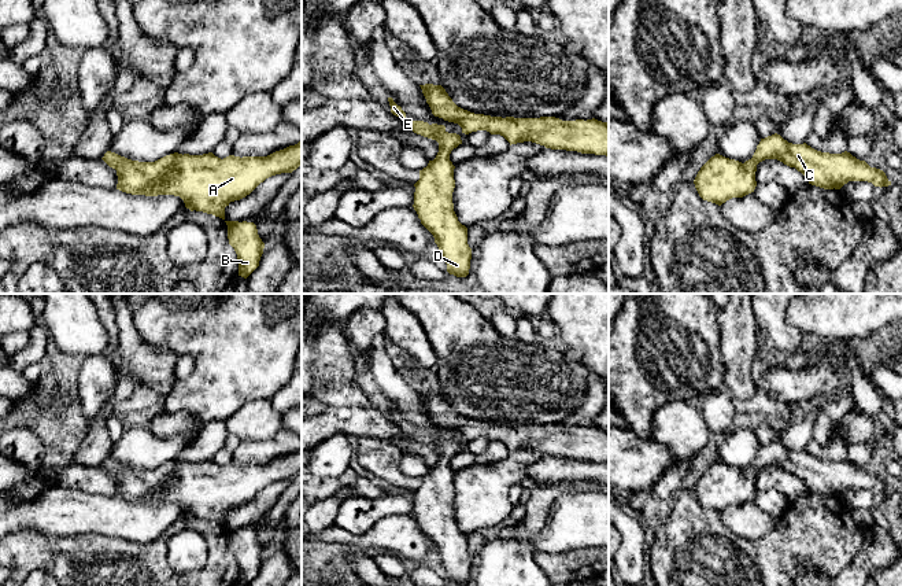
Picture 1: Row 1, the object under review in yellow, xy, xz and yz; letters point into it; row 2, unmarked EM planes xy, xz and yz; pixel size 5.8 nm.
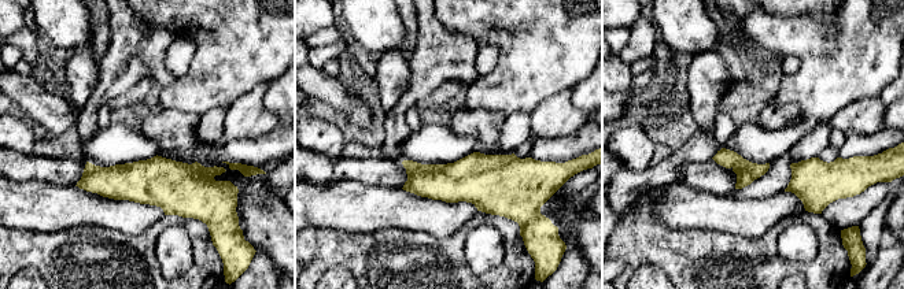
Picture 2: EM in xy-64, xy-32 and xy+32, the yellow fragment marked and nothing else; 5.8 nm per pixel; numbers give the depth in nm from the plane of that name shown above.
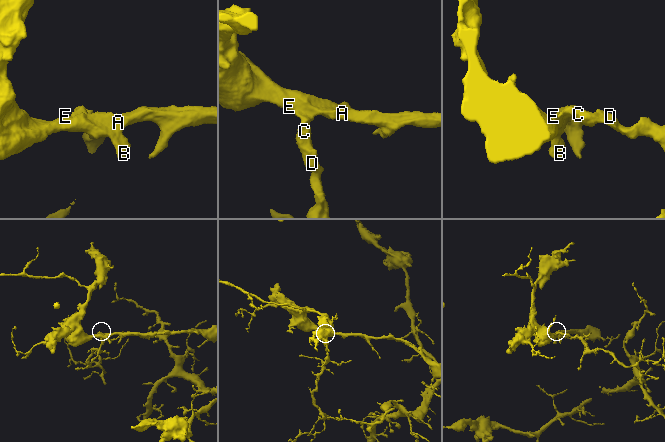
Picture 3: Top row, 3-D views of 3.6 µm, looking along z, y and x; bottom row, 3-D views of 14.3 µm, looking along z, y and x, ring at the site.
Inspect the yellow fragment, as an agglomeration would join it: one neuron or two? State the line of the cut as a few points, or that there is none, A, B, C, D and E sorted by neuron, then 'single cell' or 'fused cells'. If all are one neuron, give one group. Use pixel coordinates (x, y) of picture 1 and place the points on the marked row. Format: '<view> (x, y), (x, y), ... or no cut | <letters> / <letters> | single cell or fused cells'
no cut | A B C D E | single cell

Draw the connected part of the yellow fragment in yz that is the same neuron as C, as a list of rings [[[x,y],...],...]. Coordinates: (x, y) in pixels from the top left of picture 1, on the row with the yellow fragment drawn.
[[[775,133],[761,139],[751,159],[744,163],[720,154],[711,156],[698,172],[694,184],[703,200],[721,206],[732,198],[743,198],[757,187],[757,165],[777,159],[801,172],[809,184],[824,189],[840,189],[849,181],[868,181],[888,187],[891,181],[880,169],[870,167],[850,152],[821,152],[806,143],[792,144]]]

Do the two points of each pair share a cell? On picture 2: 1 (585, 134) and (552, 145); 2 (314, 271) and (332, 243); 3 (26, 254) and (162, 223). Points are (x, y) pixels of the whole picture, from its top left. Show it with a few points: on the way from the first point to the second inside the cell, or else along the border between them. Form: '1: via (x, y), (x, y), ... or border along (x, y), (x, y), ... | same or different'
1: via (576, 143), (574, 145), (560, 145) | same
2: via (314, 265), (314, 260), (325, 249) | same
3: via (61, 245), (96, 245), (109, 237), (128, 240) | same

